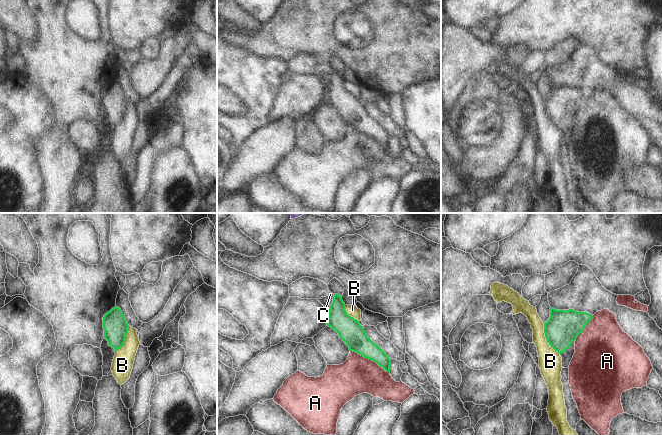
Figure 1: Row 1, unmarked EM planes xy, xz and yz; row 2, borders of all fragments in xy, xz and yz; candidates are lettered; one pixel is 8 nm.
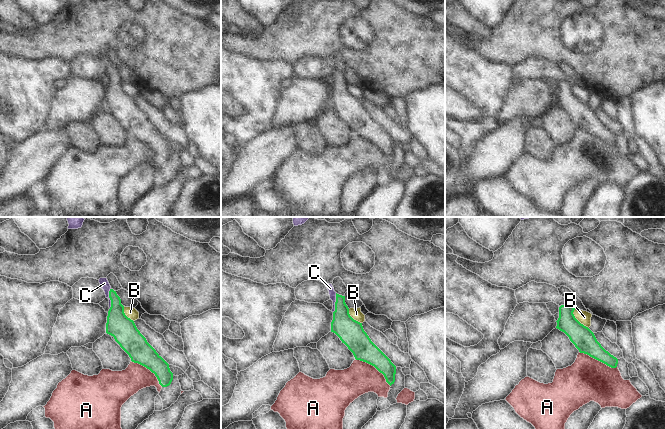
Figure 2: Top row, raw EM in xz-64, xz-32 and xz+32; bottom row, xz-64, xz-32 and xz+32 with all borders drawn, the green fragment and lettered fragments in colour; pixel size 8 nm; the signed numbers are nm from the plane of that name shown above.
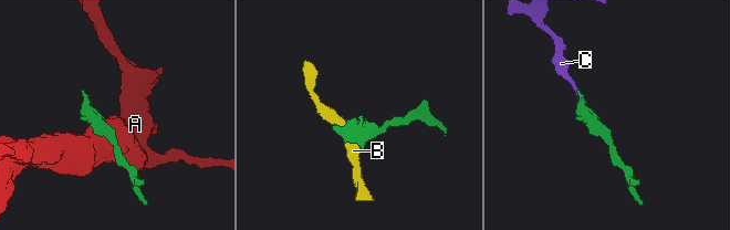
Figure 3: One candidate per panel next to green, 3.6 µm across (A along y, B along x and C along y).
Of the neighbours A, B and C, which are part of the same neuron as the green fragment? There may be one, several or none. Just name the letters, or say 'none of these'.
C.

